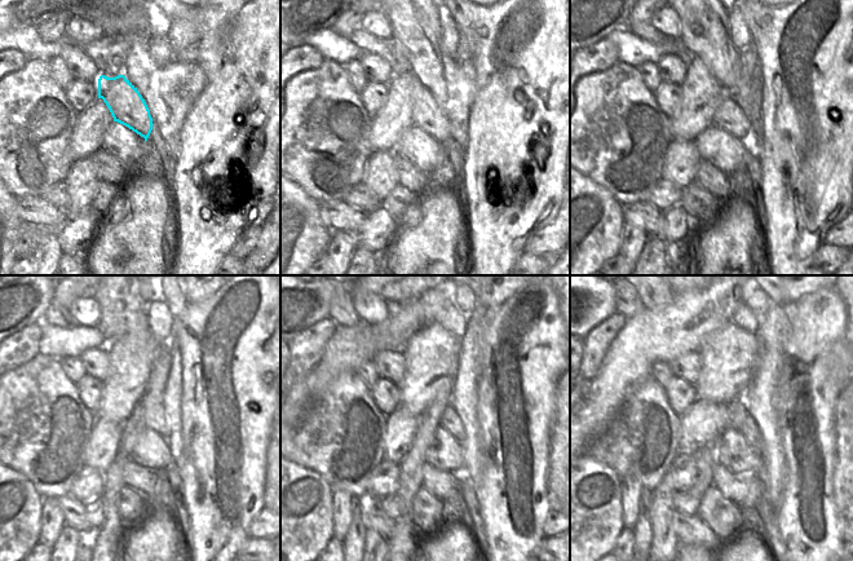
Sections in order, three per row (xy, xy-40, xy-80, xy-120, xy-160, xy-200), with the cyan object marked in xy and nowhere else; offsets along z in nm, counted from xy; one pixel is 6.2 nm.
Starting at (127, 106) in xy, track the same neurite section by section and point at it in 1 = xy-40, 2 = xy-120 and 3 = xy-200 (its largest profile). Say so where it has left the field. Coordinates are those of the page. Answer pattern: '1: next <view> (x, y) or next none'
1: next xy-40 (425, 114)
2: next xy-120 (154, 418)
3: next xy-200 (741, 420)

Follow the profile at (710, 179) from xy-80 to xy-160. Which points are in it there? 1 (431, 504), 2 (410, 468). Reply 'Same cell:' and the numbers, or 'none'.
Same cell: none

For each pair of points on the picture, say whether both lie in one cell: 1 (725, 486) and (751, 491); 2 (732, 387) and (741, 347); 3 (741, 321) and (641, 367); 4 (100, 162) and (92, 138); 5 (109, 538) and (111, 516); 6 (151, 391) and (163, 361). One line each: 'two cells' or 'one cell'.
1: one cell
2: one cell
3: two cells
4: two cells
5: one cell
6: one cell

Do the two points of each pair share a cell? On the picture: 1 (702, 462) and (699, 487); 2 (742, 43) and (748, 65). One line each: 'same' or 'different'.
1: same
2: different

